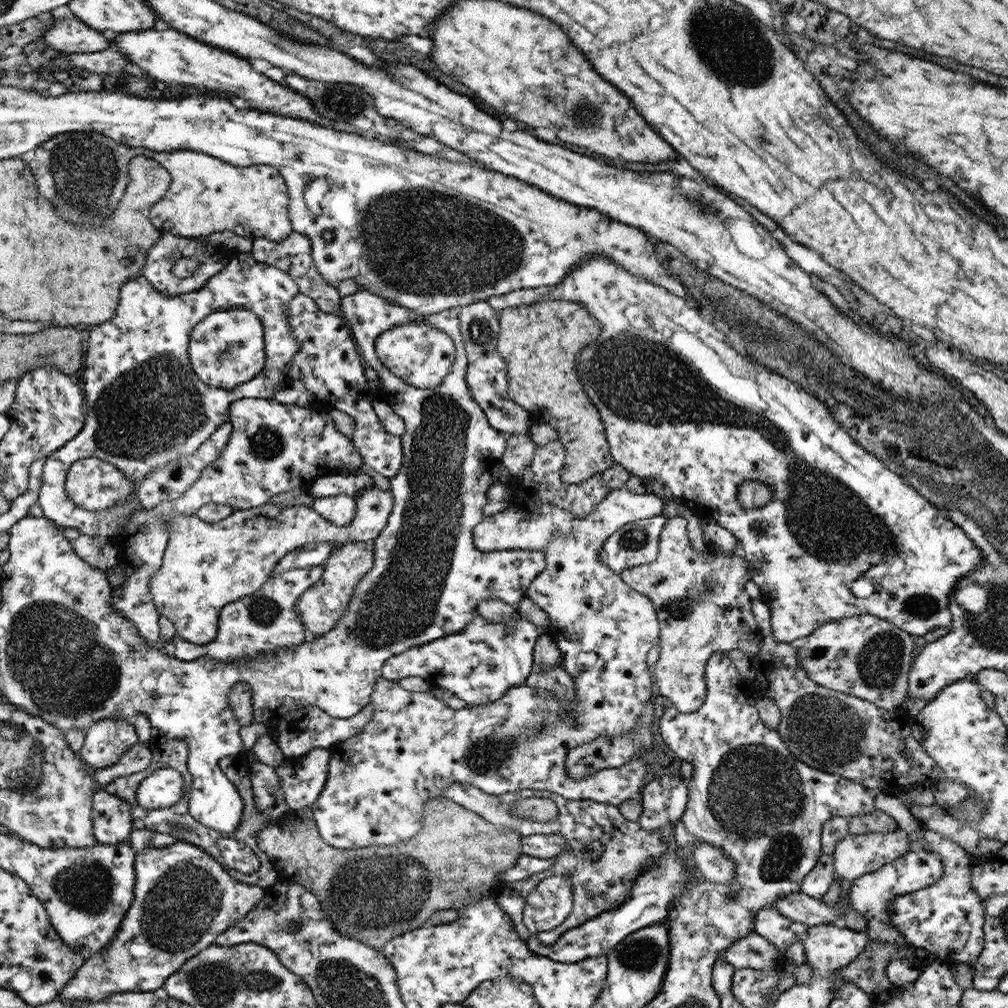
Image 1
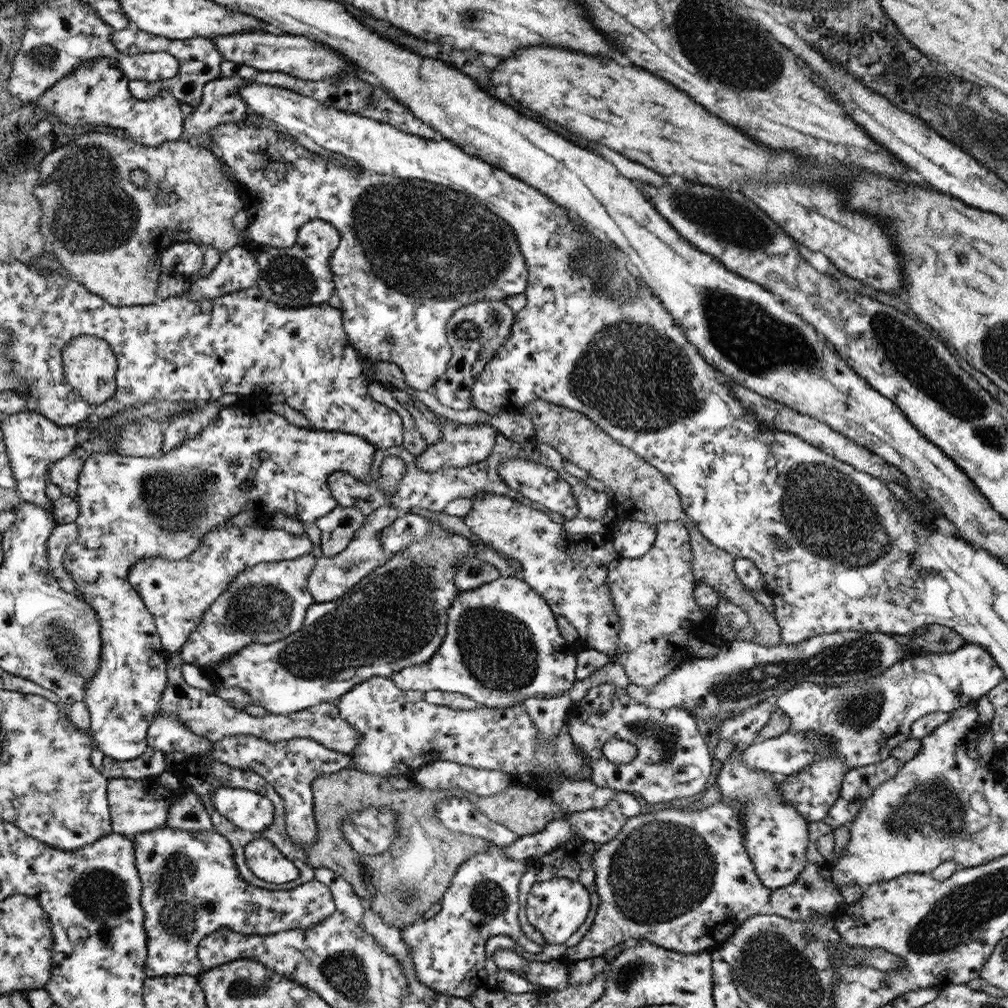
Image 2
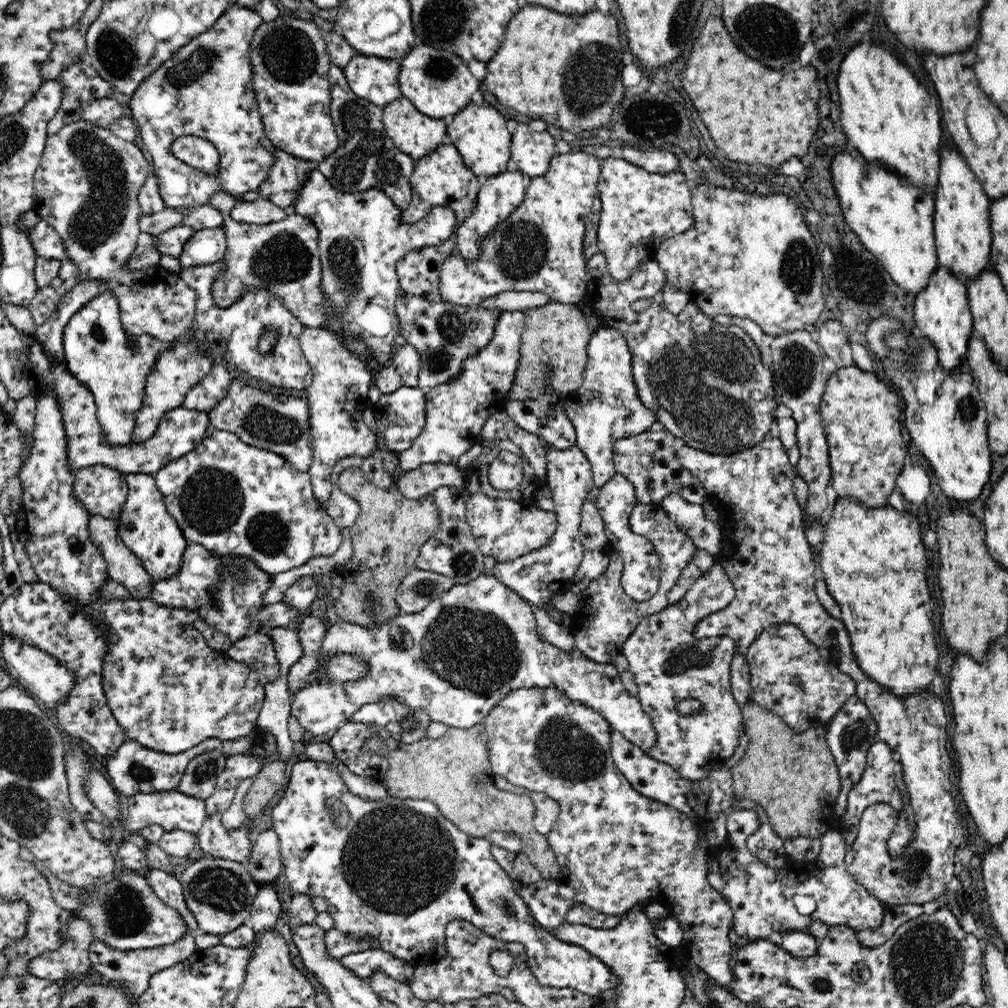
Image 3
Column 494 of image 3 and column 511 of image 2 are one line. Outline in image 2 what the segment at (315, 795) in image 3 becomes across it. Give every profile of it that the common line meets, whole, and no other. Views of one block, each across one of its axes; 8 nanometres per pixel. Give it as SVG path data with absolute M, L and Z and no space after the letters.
M489 844L487 851L469 856L459 865L439 901L441 910L431 918L419 918L400 930L417 981L439 996L467 999L479 987L479 979L485 974L484 944L488 938L502 934L527 952L541 950L524 935L518 923L517 885L527 864L509 859L503 847Z

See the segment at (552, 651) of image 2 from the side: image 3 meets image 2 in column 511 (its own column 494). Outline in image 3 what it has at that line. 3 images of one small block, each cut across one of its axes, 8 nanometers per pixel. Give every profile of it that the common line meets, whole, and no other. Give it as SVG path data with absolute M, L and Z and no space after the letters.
M482 574L466 584L454 585L420 612L399 614L371 627L334 618L329 620L327 636L322 642L322 657L327 658L336 652L354 653L368 661L370 670L368 676L358 682L312 682L294 694L291 715L306 728L309 739L324 739L328 732L334 732L350 721L352 714L364 704L378 702L384 695L392 695L413 709L426 710L433 721L456 728L470 728L483 722L492 707L510 691L554 687L564 691L569 699L600 713L611 730L622 733L644 754L648 755L656 746L656 729L652 719L646 714L639 698L626 690L613 663L598 664L588 660L577 648L566 654L548 643L539 635L533 605L512 592L493 574Z

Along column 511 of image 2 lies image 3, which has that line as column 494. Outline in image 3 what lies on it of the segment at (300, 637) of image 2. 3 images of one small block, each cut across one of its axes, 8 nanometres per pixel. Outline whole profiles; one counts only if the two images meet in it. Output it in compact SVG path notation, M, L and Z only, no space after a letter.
M576 445L568 450L548 446L546 461L548 461L548 472L545 480L553 495L554 510L558 517L557 528L544 546L519 556L516 560L498 562L492 571L492 574L512 592L533 606L538 605L543 608L548 599L568 590L582 562L584 547L579 531L582 506L587 502L588 494L595 486L590 463Z

